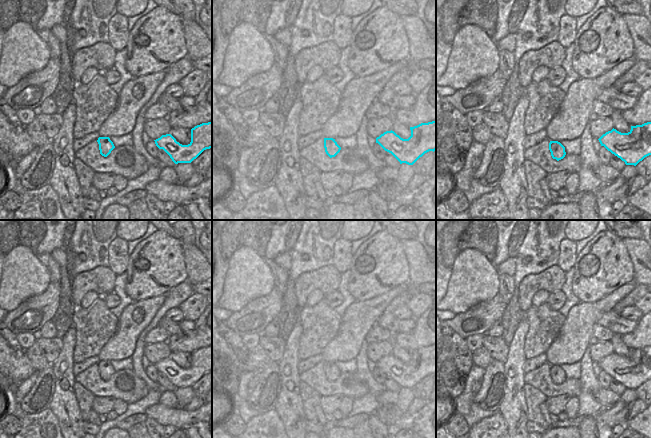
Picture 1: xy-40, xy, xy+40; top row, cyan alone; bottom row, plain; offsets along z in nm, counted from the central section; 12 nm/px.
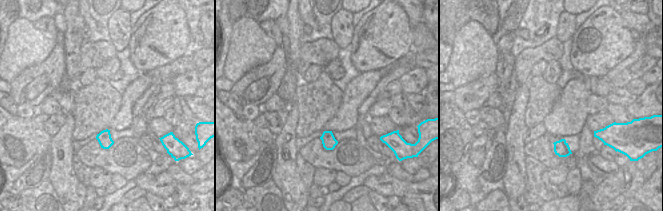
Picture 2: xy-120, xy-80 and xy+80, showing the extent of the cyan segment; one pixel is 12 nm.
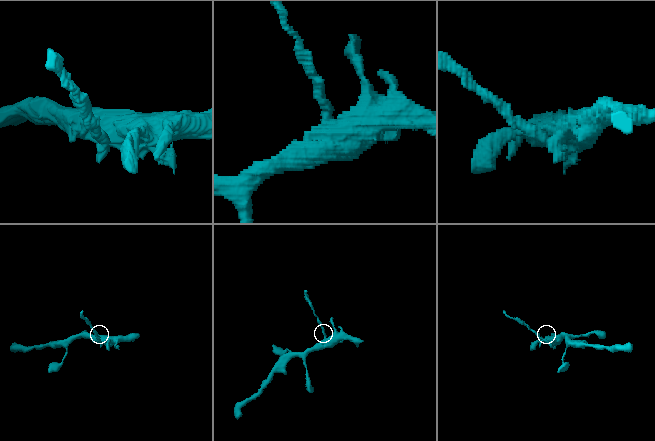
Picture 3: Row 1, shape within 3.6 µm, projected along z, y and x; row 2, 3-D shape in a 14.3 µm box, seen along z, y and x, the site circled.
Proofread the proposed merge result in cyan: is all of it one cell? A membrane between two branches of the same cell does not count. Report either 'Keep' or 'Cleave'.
Cleave

